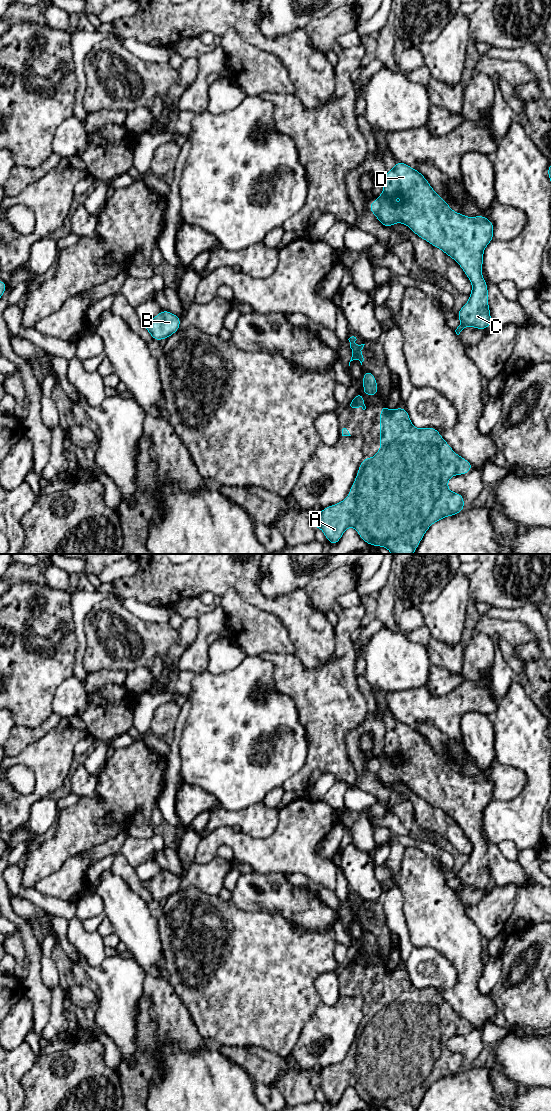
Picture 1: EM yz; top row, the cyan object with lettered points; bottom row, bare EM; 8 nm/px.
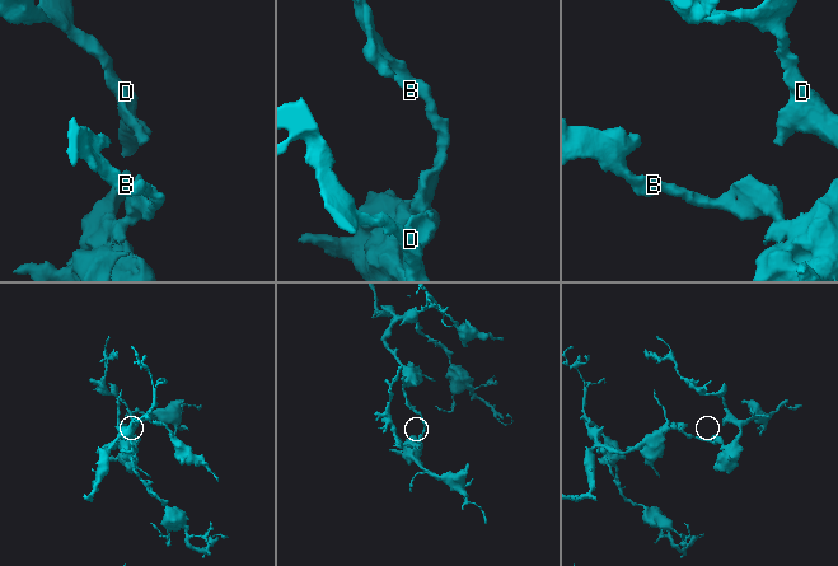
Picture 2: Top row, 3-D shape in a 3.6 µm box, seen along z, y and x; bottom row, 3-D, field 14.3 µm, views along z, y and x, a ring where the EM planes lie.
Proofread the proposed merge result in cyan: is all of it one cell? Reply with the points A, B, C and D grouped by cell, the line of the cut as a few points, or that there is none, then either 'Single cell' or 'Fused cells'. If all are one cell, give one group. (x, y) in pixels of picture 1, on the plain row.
Groups: A B C D. No split. Single cell

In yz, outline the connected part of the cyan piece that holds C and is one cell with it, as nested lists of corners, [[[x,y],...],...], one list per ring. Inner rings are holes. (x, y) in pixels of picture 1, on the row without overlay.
[[[397,721],[391,731],[384,736],[384,748],[381,755],[369,765],[369,770],[385,787],[391,788],[395,783],[407,785],[418,797],[430,805],[441,809],[454,819],[472,843],[472,852],[468,862],[456,873],[461,883],[455,890],[456,894],[467,886],[476,889],[487,889],[492,883],[488,864],[488,847],[482,837],[483,813],[486,806],[494,799],[494,783],[482,774],[467,777],[454,772],[447,762],[431,747],[427,739],[407,724]],[[400,755],[403,762],[396,764],[392,759]]]

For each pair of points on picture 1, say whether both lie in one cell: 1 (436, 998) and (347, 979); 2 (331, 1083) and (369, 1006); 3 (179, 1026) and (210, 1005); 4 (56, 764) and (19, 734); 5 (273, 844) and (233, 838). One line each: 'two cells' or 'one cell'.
1: one cell
2: one cell
3: two cells
4: two cells
5: one cell

